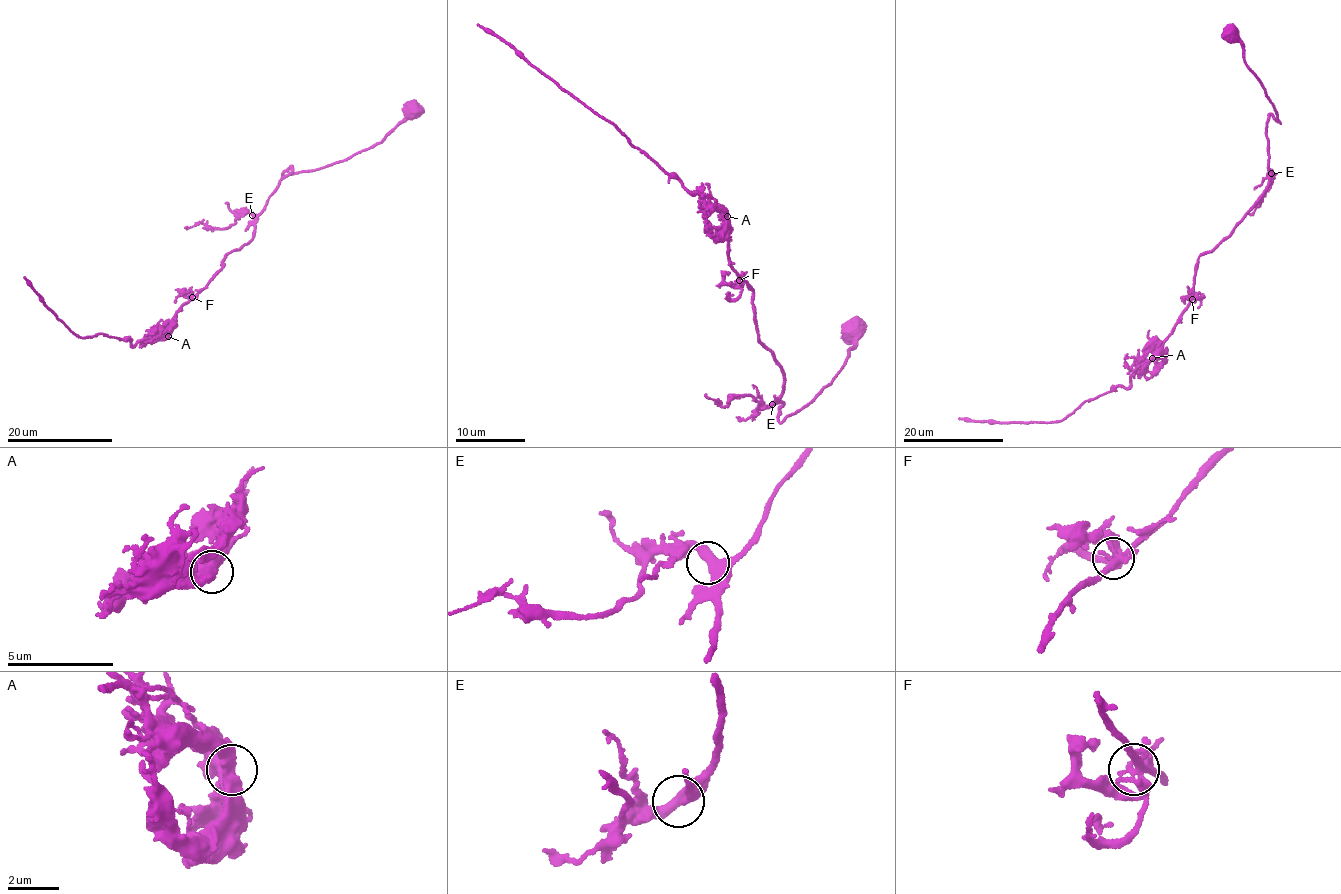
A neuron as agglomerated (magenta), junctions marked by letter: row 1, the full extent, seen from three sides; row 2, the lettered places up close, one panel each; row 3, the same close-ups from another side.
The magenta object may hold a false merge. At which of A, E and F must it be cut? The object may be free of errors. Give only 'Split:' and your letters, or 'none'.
Split: none

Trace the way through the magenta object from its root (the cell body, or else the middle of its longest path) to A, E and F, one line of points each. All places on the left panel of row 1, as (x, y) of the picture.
A: (411, 108), (369, 148), (283, 175), (287, 168), (252, 238), (226, 255), (217, 274), (177, 312), (167, 336)
E: (411, 108), (369, 148), (283, 175), (289, 167), (266, 208), (252, 215)
F: (411, 108), (369, 148), (283, 175), (287, 168), (252, 238), (227, 254), (192, 297)

